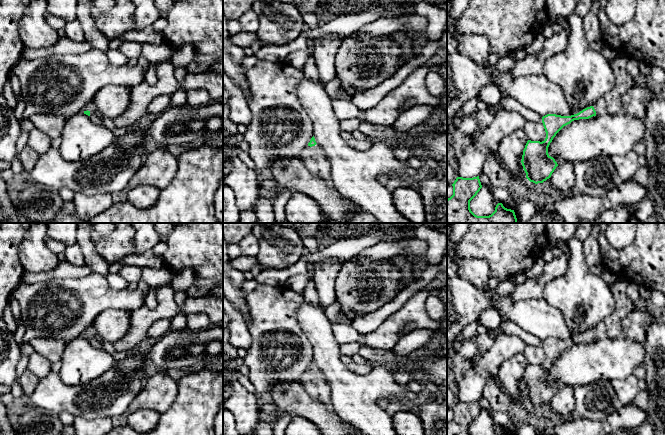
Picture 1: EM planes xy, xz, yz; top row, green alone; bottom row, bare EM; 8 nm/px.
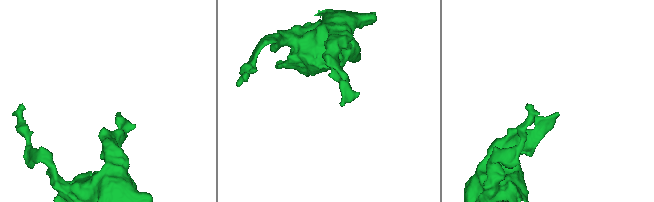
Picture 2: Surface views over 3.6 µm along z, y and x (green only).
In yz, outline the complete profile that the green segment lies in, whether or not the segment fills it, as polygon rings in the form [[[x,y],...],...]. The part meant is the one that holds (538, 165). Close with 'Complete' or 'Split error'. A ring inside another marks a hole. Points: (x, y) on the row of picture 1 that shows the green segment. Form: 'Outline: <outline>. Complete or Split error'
Outline: [[[618,55],[611,63],[613,73],[616,76],[615,86],[604,98],[598,100],[592,106],[571,116],[547,114],[542,117],[546,138],[542,142],[528,140],[521,160],[526,178],[530,182],[543,183],[551,177],[558,166],[555,159],[548,154],[548,147],[564,126],[574,120],[589,119],[596,115],[622,113],[622,96],[634,86],[634,81],[626,69],[629,59],[629,57]]]. Split error

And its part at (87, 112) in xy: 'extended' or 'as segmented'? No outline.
extended

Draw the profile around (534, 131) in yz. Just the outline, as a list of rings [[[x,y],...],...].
[[[526,121],[523,131],[528,140],[531,141],[544,141],[546,132],[542,122]]]

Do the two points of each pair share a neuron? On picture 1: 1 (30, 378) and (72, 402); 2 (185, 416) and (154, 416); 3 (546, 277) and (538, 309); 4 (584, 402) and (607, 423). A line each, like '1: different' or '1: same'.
1: different
2: different
3: different
4: different

